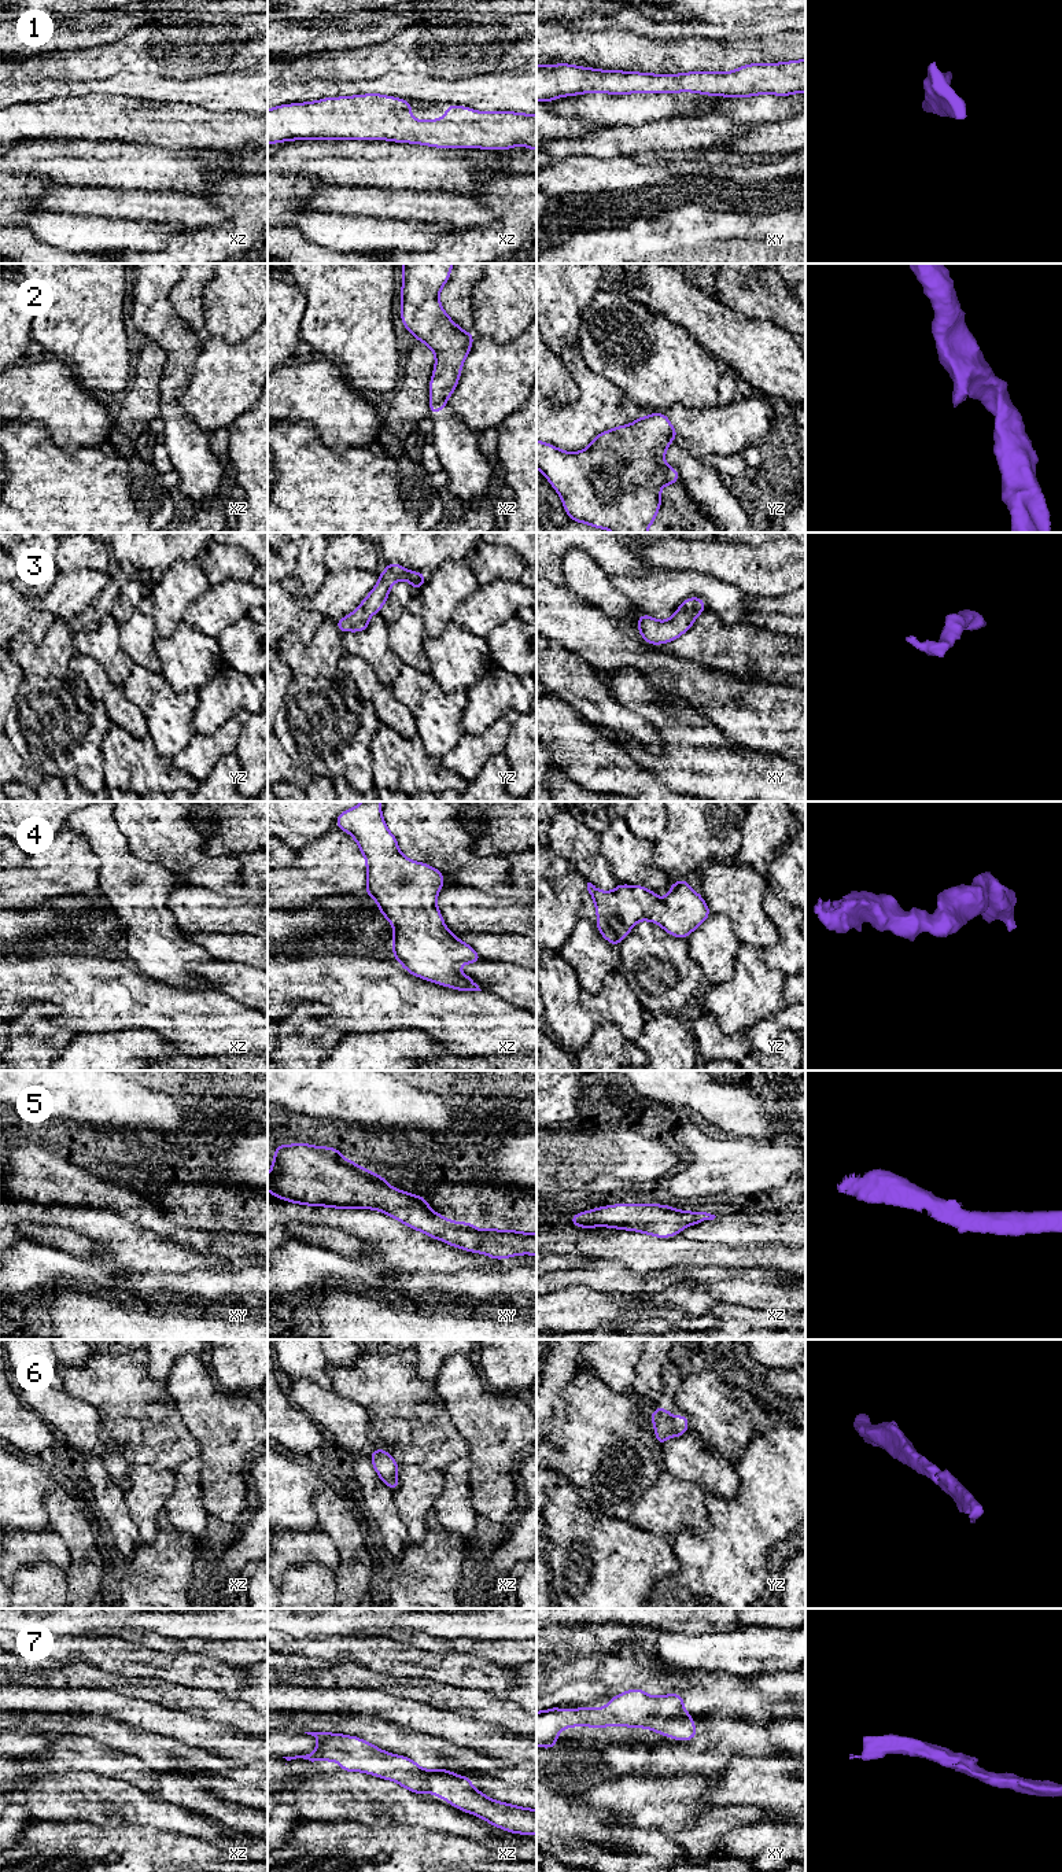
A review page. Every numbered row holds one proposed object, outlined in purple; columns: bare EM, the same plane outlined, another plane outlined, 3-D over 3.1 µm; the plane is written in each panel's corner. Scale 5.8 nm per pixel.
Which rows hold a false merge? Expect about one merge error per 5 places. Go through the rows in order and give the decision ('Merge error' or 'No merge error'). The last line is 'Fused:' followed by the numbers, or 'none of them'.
1: No merge error
2: No merge error
3: No merge error
4: No merge error
5: No merge error
6: No merge error
7: No merge error
Fused: none of them

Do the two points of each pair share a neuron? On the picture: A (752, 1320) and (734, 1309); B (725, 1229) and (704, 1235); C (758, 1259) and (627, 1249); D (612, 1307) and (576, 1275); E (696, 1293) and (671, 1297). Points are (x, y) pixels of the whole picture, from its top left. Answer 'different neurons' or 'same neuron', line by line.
A: same neuron
B: same neuron
C: same neuron
D: different neurons
E: same neuron

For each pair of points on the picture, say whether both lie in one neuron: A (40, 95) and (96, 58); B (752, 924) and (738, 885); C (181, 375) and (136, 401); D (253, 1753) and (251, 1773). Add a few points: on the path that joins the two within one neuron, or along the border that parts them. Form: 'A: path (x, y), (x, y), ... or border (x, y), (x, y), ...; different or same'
A: border (30, 80), (96, 80); different
B: path (747, 914), (738, 895); same
C: border (166, 356), (161, 382), (159, 420); different
D: border (221, 1756), (253, 1761); different

